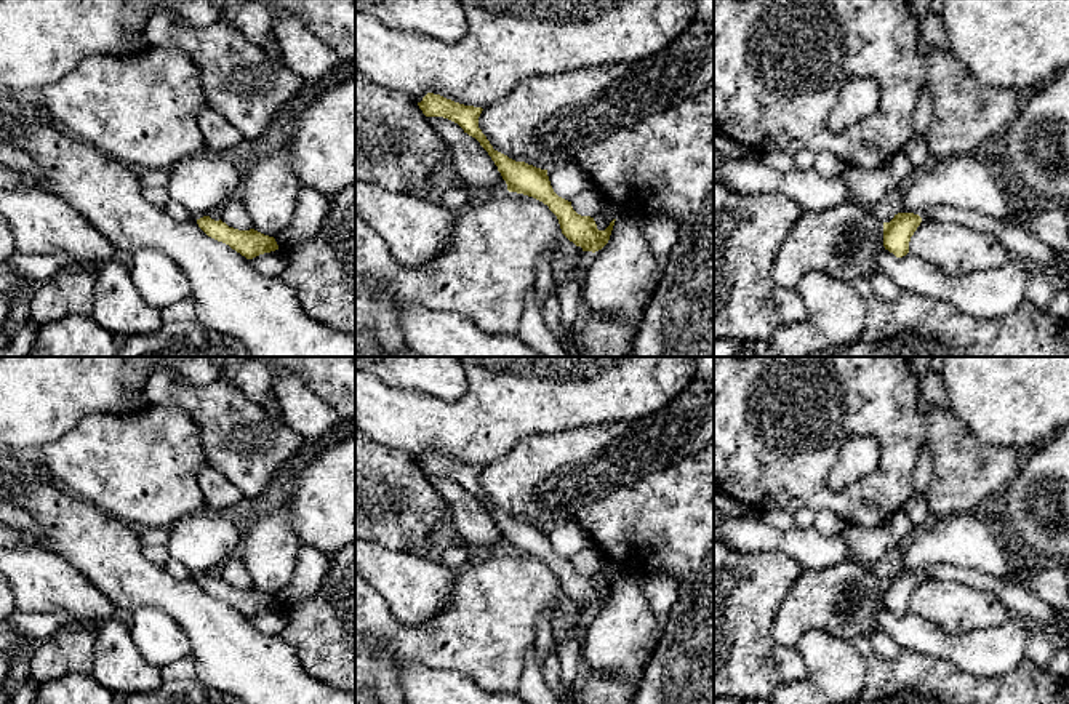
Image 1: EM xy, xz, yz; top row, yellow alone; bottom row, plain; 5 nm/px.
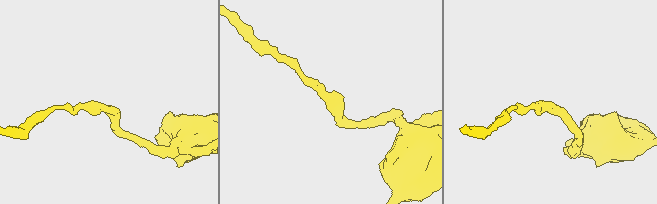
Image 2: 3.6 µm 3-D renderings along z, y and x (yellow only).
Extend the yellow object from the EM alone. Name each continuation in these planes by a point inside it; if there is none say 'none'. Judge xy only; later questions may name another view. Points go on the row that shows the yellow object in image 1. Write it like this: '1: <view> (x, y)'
none

